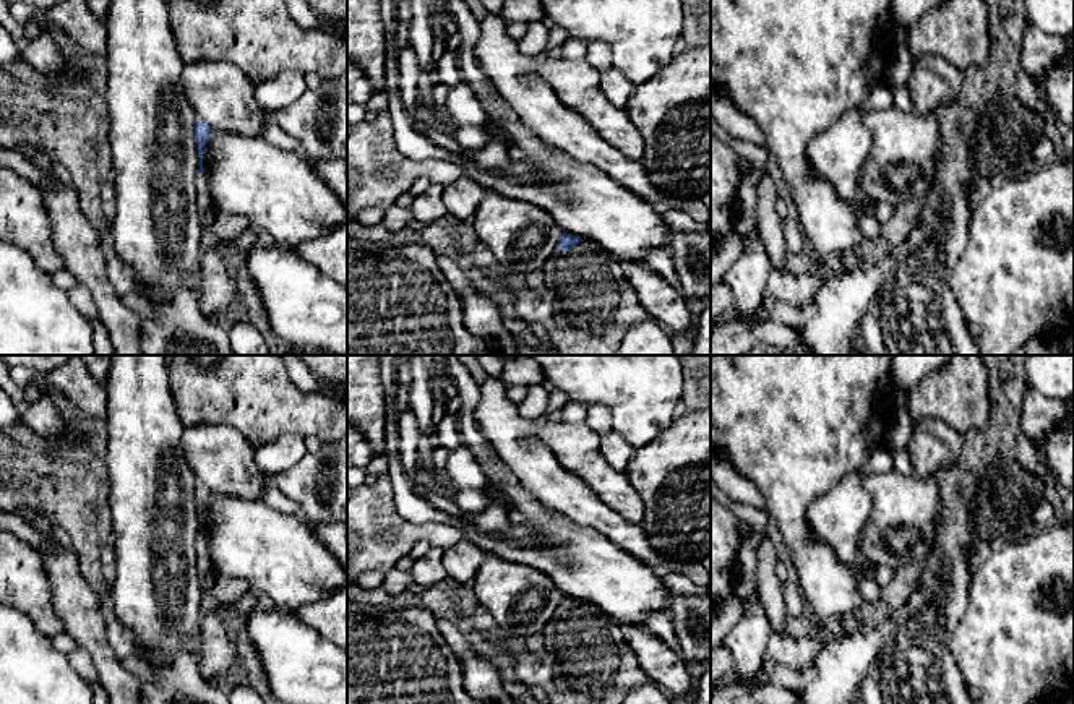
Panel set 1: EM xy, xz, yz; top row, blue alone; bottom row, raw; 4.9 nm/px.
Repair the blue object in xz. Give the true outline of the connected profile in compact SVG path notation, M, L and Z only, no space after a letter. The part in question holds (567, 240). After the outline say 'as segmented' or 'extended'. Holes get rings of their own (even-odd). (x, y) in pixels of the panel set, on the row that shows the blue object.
M563 232L545 266L547 297L558 324L592 336L652 320L612 253Z; extended

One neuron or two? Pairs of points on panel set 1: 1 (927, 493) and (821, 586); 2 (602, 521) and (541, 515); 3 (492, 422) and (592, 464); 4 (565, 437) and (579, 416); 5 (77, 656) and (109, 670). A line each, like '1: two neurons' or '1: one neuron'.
1: two neurons
2: two neurons
3: two neurons
4: two neurons
5: two neurons

